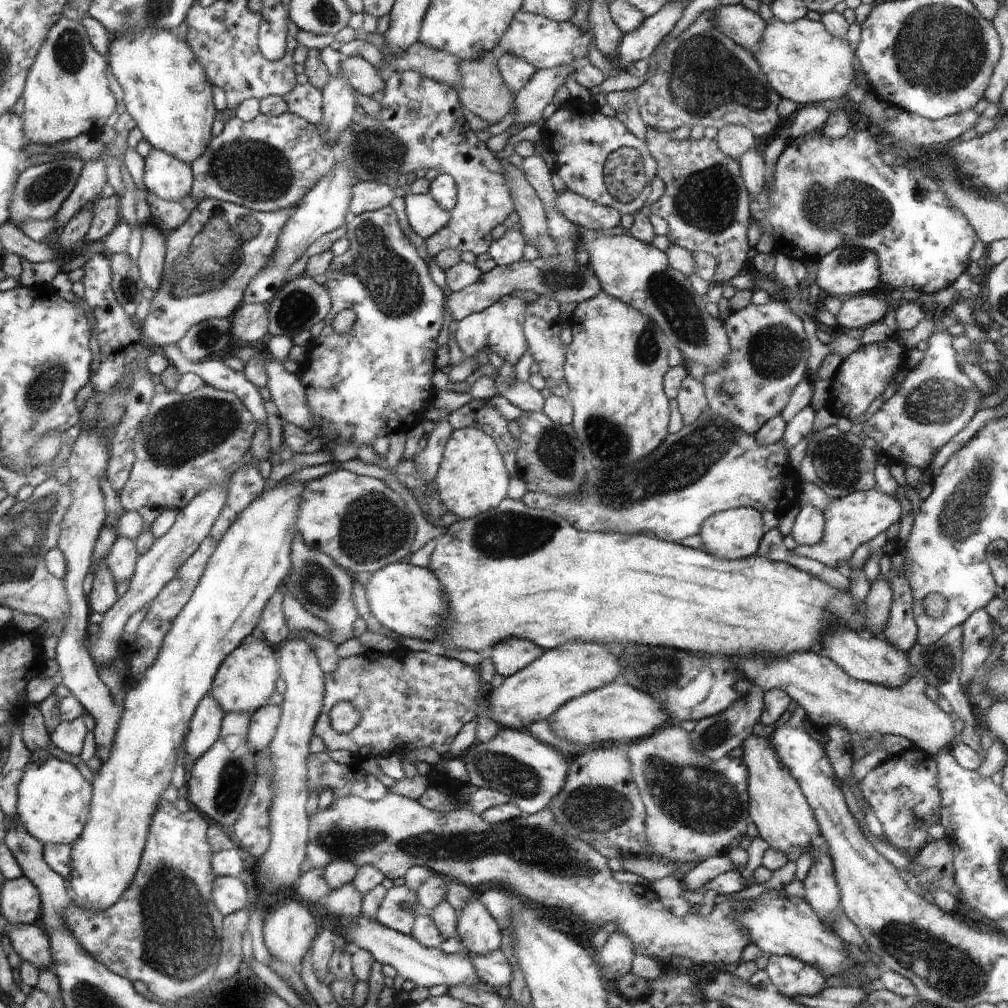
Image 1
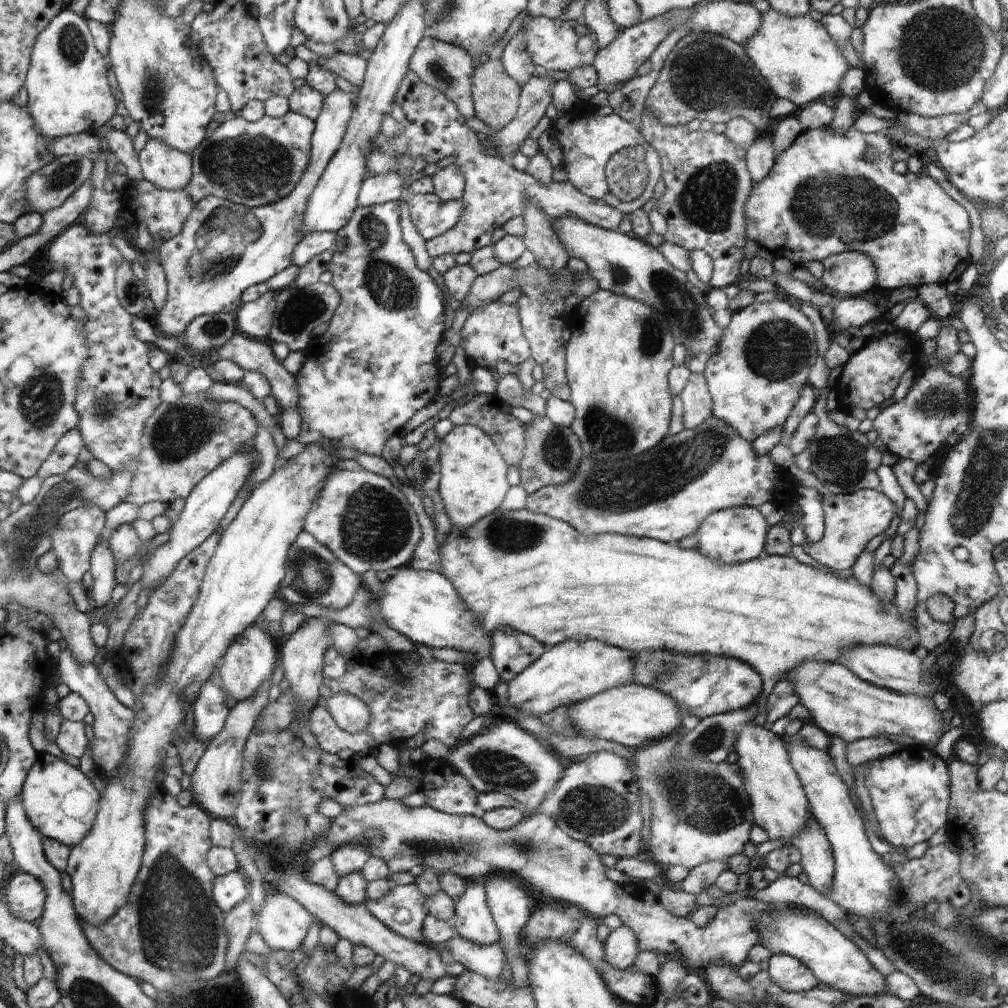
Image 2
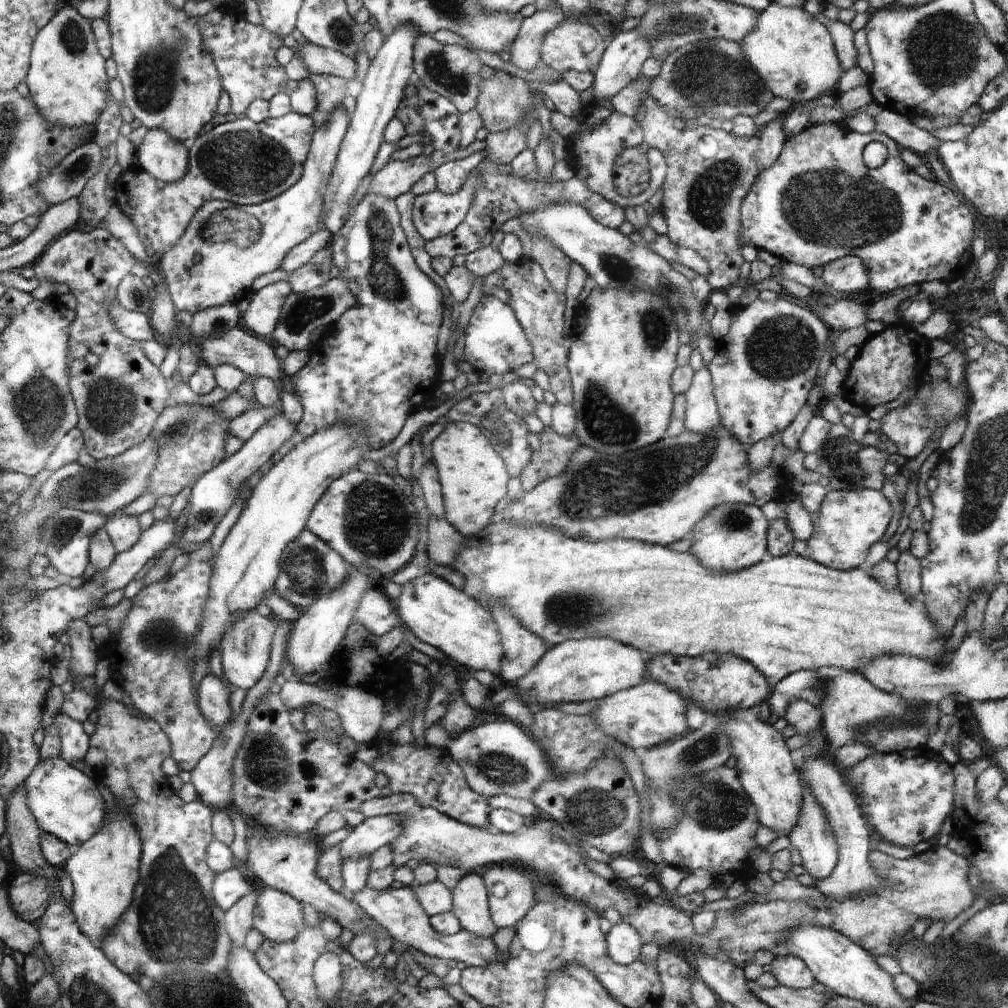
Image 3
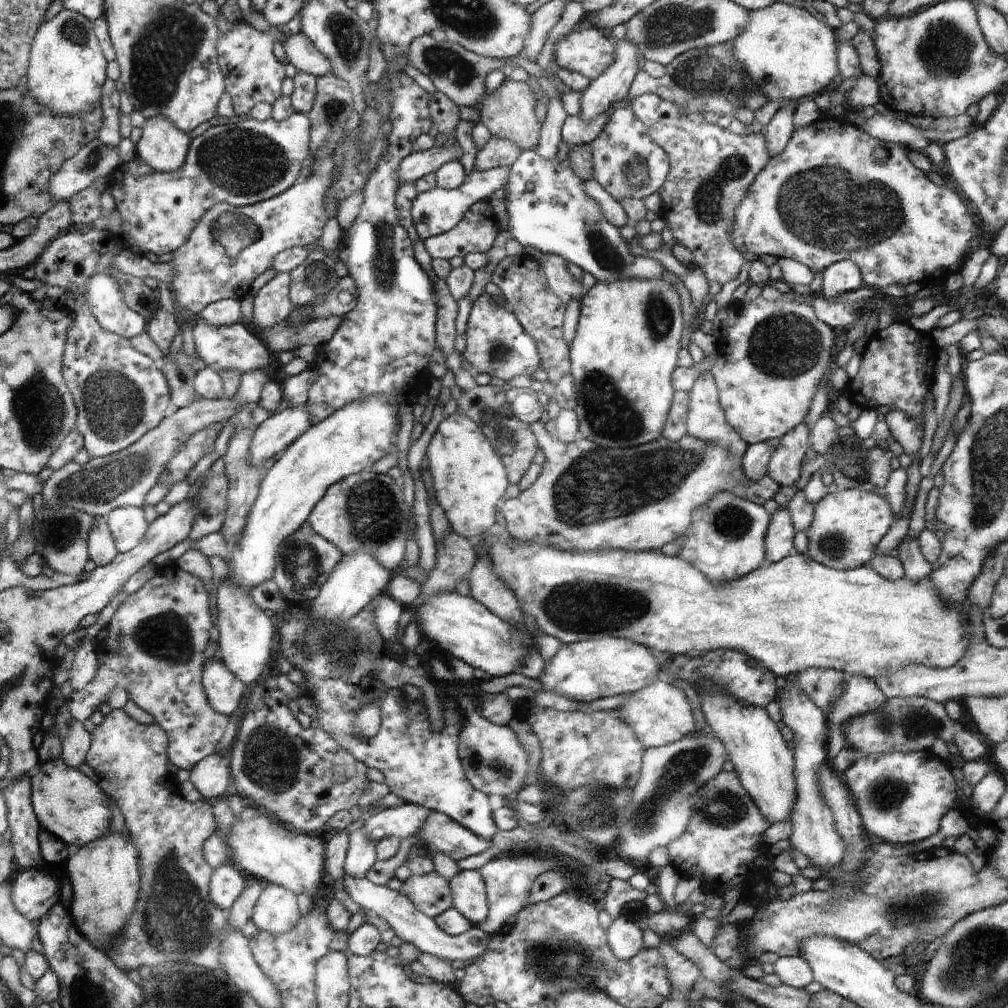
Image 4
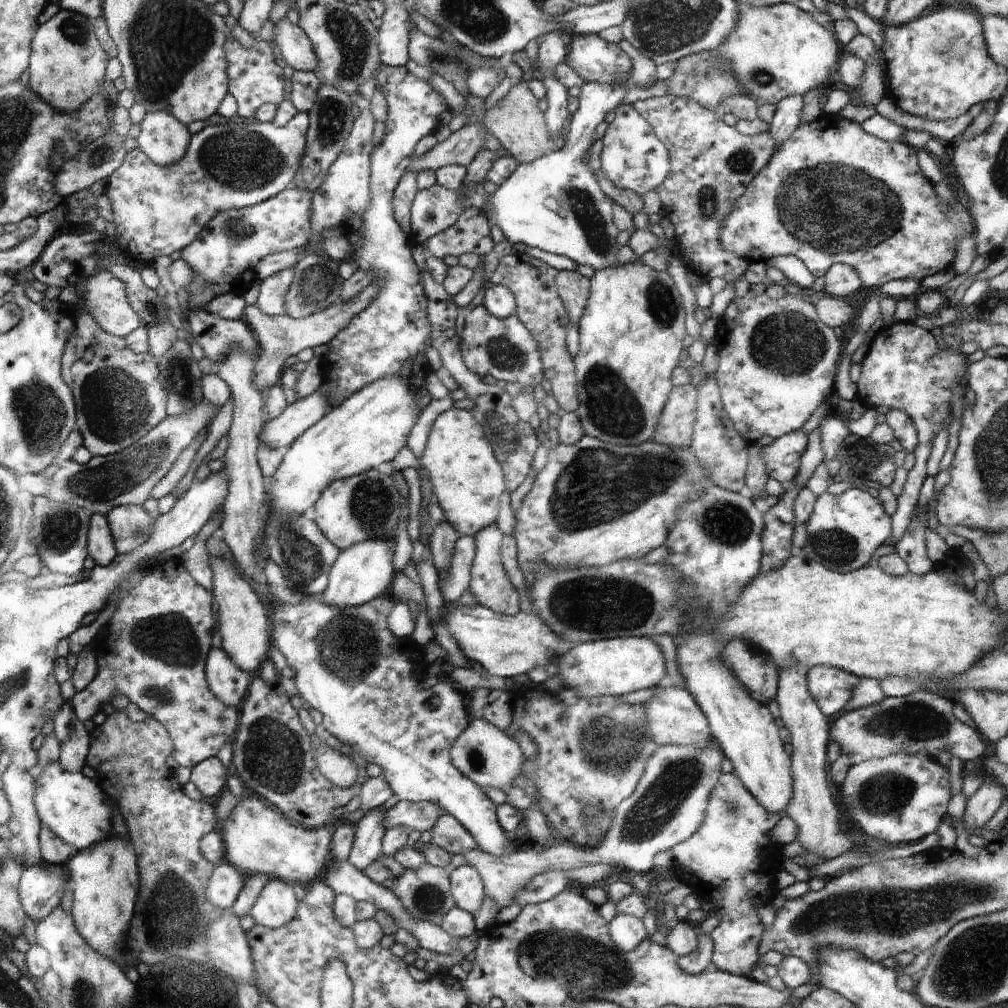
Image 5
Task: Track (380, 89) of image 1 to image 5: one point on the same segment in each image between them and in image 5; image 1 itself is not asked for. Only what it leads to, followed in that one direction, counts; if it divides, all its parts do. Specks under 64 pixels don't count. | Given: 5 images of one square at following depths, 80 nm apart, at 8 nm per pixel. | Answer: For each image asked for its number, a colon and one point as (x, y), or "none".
2: (352, 67)
3: (320, 61)
4: (299, 50)
5: (296, 49)

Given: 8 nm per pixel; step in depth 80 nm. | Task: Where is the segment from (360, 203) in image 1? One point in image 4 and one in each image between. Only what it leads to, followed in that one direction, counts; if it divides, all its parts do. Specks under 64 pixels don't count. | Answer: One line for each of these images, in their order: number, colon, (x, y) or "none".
2: (379, 189)
3: (396, 177)
4: (415, 165)

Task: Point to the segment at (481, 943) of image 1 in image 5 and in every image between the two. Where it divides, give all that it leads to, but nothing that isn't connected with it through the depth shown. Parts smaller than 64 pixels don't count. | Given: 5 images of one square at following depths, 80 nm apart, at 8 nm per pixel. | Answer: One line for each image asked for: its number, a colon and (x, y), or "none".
2: (472, 919)
3: (470, 898)
4: (469, 895)
5: (467, 888)

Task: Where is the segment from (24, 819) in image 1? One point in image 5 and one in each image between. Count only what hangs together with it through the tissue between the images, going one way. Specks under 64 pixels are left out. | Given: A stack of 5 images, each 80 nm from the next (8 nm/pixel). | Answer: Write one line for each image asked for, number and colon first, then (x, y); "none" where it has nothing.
2: (62, 804)
3: (66, 803)
4: (68, 804)
5: (75, 808)

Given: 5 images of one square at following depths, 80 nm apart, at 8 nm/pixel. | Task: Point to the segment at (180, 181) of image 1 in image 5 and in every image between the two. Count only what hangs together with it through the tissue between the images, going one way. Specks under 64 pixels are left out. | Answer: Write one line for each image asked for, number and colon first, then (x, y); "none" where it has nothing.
2: (165, 167)
3: (164, 157)
4: (165, 148)
5: (163, 138)

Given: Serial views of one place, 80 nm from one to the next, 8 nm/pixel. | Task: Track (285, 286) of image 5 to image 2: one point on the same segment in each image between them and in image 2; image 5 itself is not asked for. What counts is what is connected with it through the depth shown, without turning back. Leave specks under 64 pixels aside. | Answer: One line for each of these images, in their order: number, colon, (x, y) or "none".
2: (254, 319)
3: (260, 318)
4: (272, 304)

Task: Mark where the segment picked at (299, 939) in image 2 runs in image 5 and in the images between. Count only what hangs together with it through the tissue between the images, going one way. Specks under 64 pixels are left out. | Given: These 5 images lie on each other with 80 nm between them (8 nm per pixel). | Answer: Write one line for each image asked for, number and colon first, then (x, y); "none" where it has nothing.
3: (278, 917)
4: (276, 911)
5: (277, 904)

